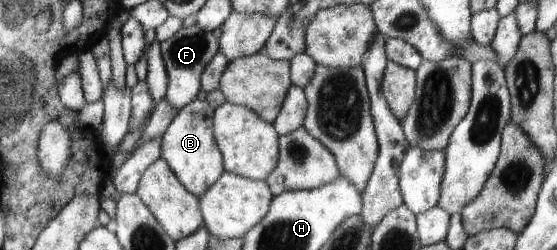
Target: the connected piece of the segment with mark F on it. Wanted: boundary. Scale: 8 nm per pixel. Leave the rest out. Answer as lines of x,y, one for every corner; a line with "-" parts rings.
196,24
187,28
180,28
171,38
160,44
163,62
168,76
168,85
165,91
165,99
174,107
175,113
194,101
202,89
201,75
204,68
219,52
219,40
212,32
200,29

